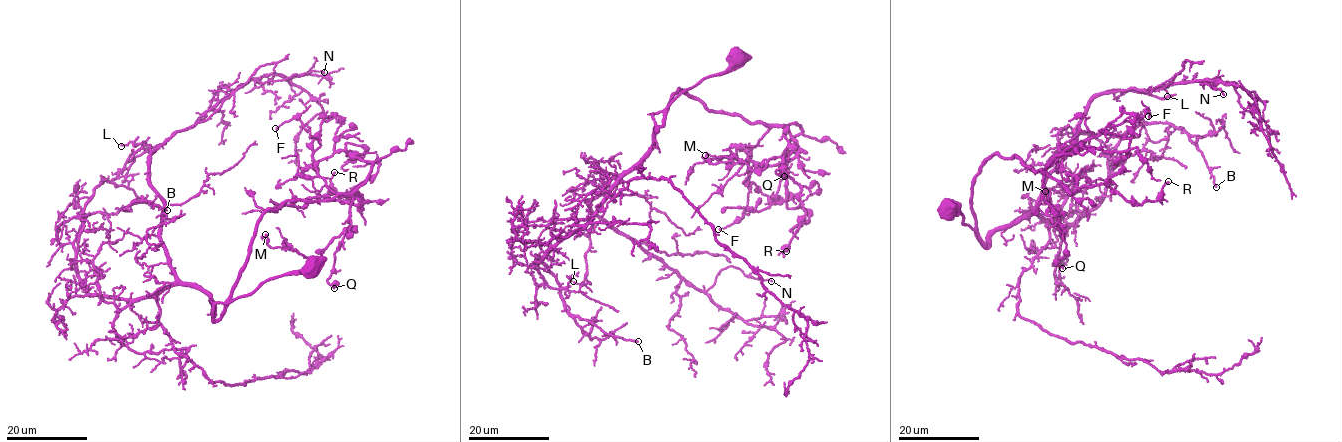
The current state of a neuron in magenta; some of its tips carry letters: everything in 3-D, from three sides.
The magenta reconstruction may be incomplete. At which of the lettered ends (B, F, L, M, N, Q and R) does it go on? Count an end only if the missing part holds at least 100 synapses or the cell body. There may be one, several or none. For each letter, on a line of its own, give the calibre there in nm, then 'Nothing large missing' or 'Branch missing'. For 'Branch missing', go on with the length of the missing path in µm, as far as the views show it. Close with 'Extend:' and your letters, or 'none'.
B: Thickness 180 nm. Nothing large missing
F: Thickness 200 nm. Nothing large missing
L: Thickness 140 nm. Nothing large missing
M: Thickness 120 nm. Nothing large missing
N: Thickness 150 nm. Nothing large missing
Q: Thickness 130 nm. Nothing large missing
R: Thickness 200 nm. Nothing large missing
Extend: none

